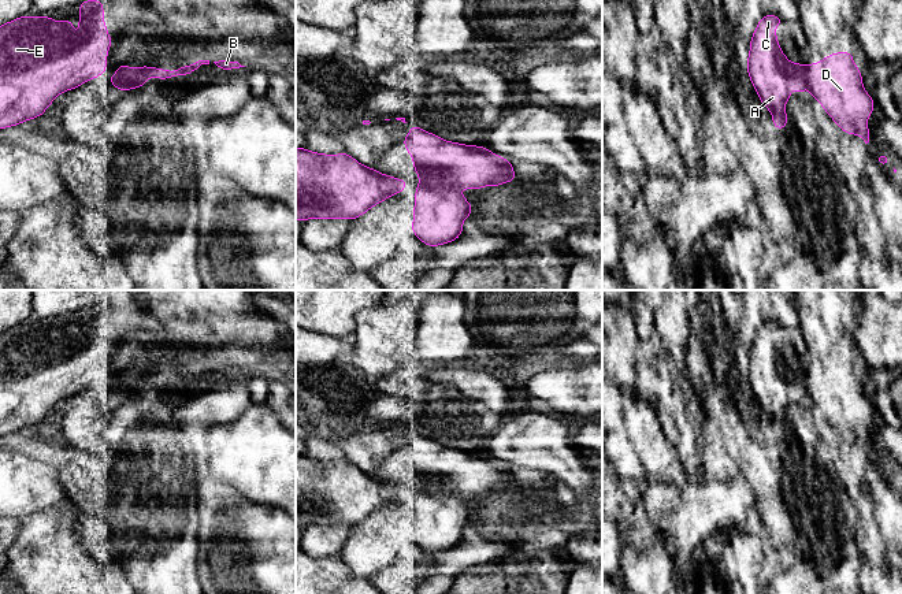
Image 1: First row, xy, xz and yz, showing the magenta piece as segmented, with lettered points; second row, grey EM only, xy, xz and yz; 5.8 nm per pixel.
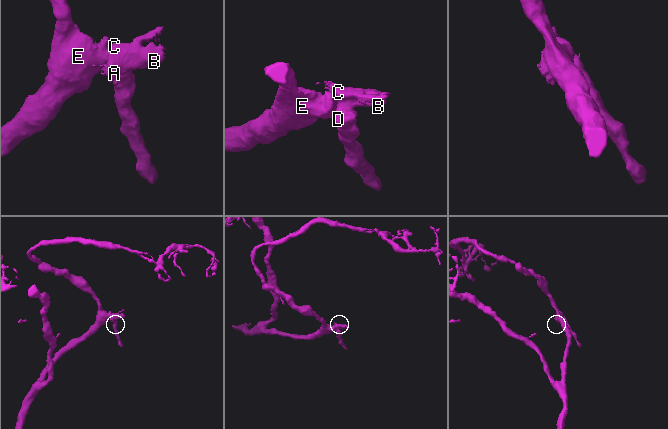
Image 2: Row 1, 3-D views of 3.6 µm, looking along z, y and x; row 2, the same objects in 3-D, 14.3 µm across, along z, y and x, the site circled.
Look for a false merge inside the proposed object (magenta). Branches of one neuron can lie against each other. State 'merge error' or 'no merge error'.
merge error

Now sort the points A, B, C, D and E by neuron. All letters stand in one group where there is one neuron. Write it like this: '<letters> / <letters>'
A B C E / D

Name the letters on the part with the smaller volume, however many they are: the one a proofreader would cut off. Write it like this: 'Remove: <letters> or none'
Remove: D

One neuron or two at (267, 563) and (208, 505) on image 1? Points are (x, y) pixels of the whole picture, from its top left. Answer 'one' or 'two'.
one

